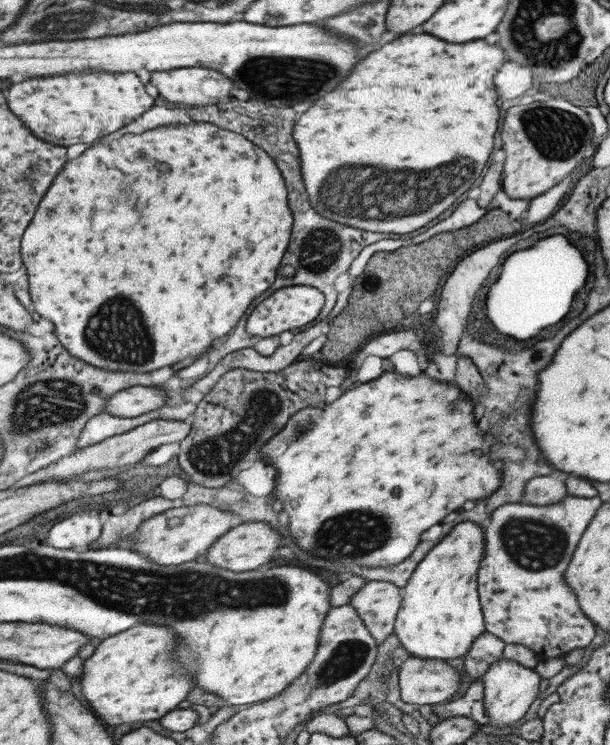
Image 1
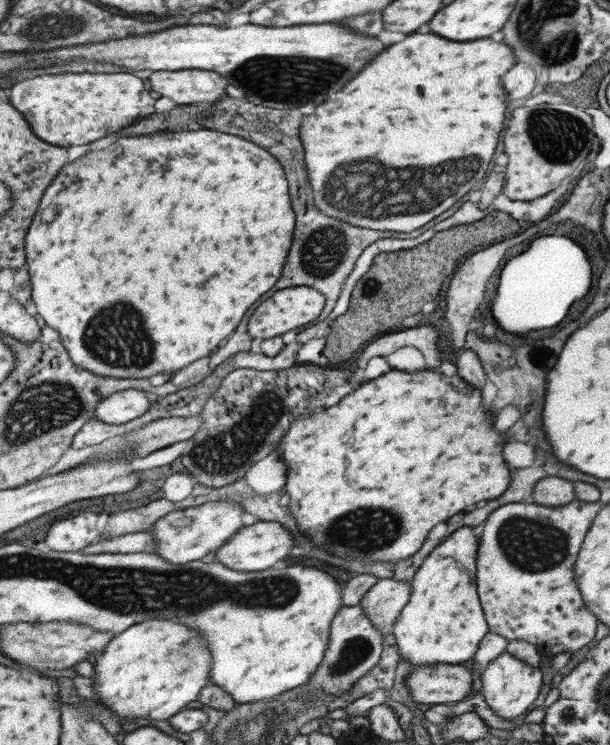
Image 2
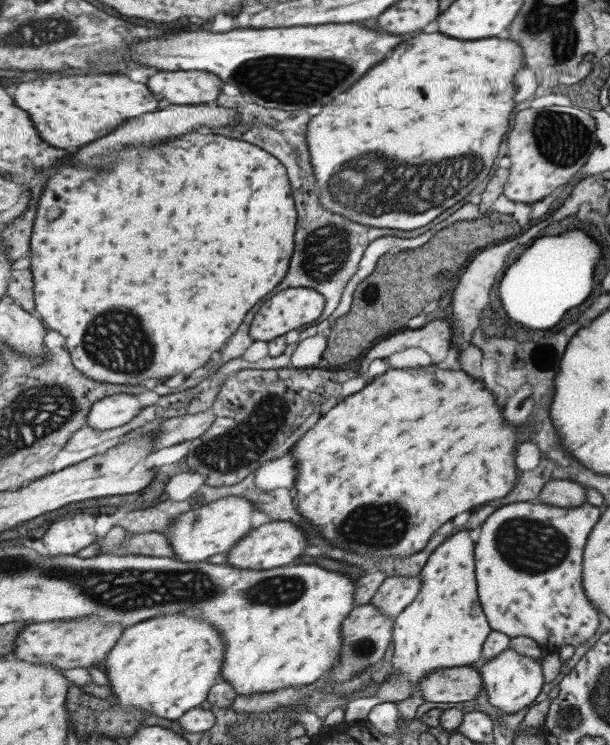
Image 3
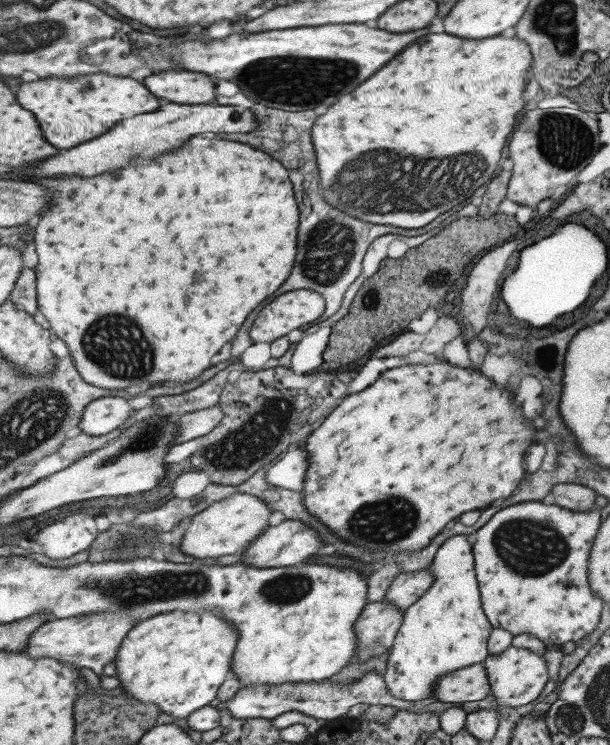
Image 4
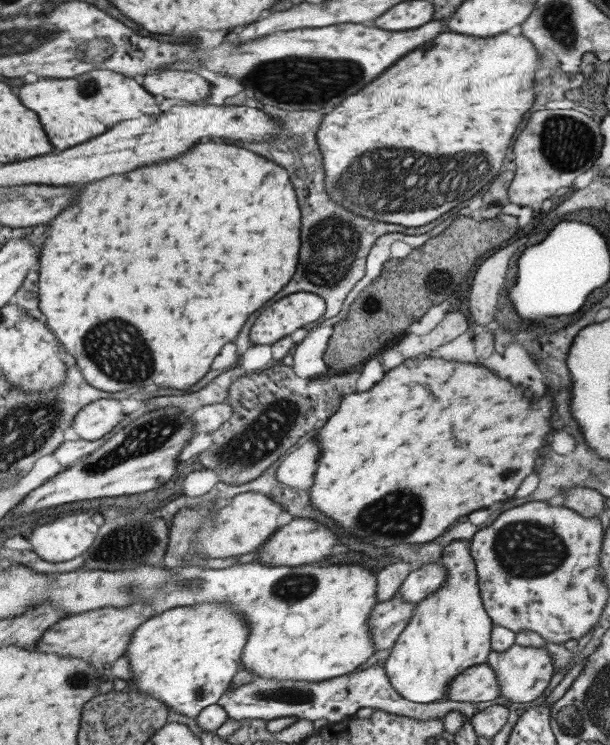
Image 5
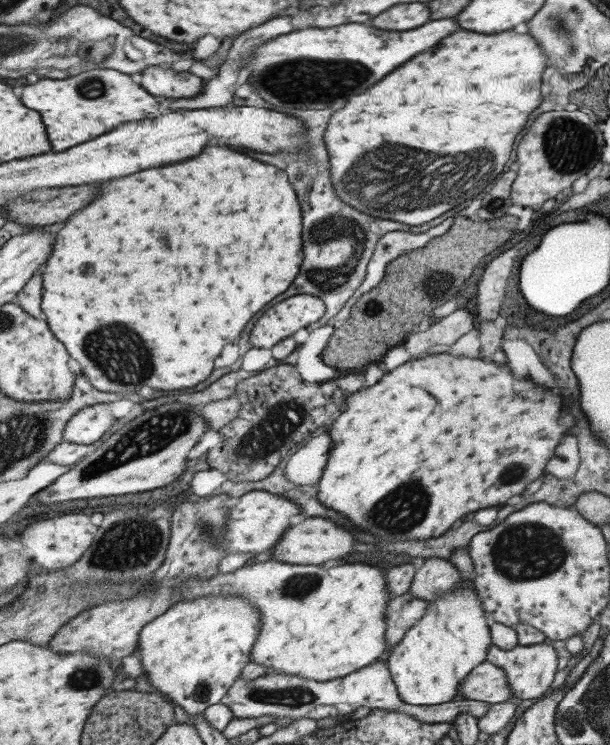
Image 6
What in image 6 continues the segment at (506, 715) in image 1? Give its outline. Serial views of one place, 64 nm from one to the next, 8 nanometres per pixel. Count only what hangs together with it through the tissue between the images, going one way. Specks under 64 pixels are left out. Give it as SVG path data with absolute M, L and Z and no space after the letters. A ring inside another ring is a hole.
M490 643L486 651L486 662L501 668L507 676L507 686L511 687L515 700L529 700L544 693L553 682L557 672L557 652L547 644L515 646L512 650L503 651Z

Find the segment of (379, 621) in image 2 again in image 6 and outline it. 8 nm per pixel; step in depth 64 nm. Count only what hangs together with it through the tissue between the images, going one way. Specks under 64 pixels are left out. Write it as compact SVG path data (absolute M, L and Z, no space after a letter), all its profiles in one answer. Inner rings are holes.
M439 557L419 562L407 593L429 601L437 596L453 592L461 586L459 571L449 563L449 560Z

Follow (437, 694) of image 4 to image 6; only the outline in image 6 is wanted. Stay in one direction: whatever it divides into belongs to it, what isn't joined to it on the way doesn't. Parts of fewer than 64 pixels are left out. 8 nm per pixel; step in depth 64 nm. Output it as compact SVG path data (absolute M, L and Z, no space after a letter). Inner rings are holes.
M486 661L472 669L466 680L459 684L459 690L463 700L490 704L509 701L512 697L505 672Z

